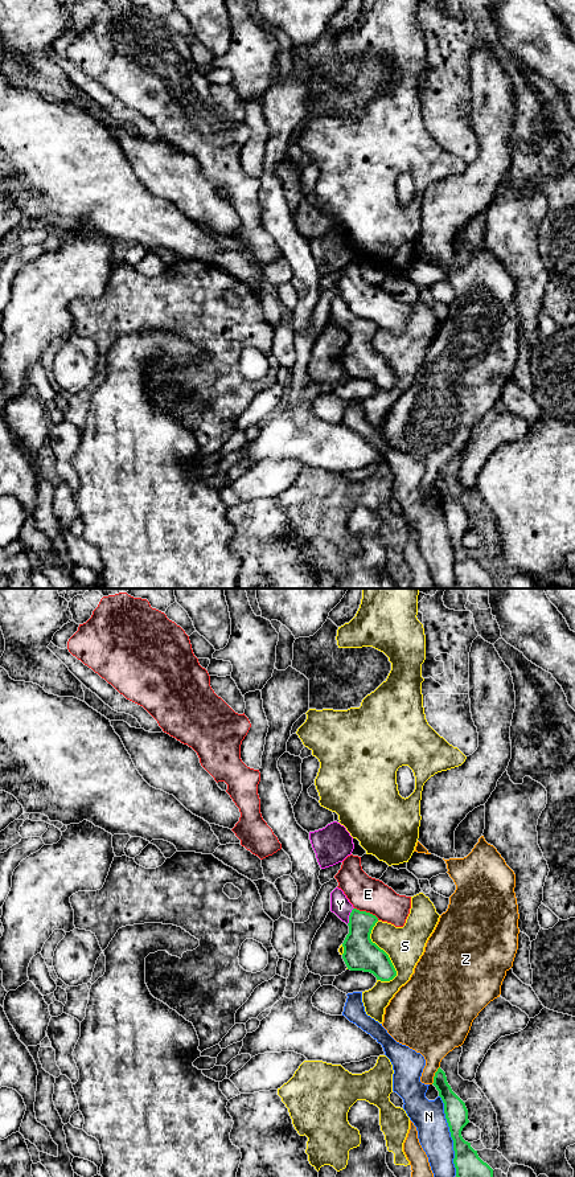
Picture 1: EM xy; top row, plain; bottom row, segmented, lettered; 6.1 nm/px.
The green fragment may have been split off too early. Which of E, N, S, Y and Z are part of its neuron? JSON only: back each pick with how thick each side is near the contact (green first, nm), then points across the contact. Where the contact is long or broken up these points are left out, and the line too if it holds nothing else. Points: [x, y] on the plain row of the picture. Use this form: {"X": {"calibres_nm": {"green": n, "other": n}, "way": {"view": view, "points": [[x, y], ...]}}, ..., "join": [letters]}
{"Y": {"calibres_nm": {"green": 200, "other": 120}, "way": {"view": "xy", "points": [[360, 361], [358, 332], [349, 323], [340, 312]]}}, "join": ["Y"]}

